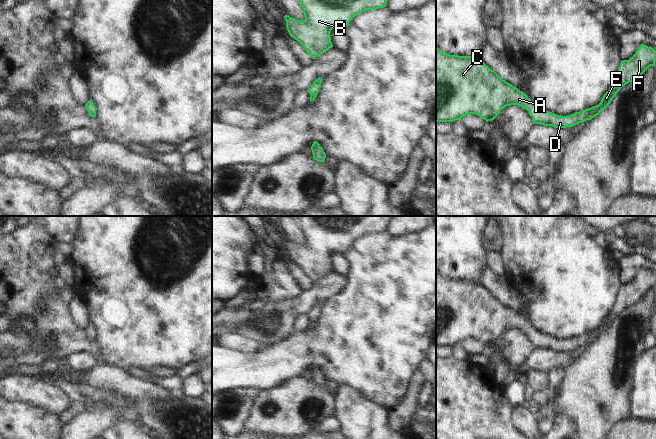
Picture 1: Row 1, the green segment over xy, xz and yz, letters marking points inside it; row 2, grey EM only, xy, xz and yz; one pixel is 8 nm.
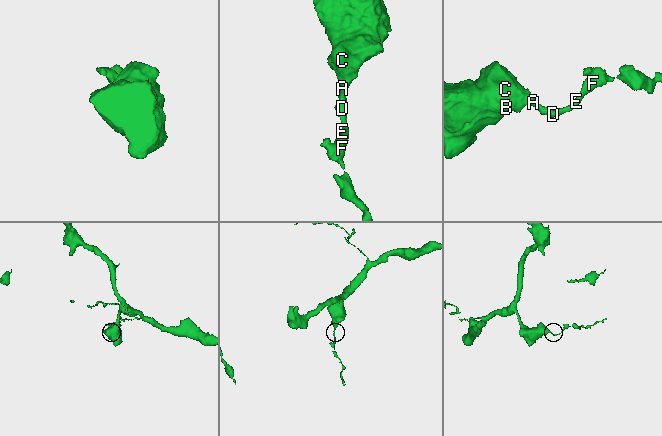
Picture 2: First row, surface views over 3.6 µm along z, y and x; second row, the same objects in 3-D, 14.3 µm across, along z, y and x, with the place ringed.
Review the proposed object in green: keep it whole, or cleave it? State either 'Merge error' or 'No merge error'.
No merge error.

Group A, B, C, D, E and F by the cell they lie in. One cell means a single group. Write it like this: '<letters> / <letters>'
A B C D E F

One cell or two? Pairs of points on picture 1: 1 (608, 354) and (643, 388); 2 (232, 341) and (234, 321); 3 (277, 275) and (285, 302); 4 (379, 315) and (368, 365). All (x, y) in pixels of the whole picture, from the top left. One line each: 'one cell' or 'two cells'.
1: two cells
2: two cells
3: one cell
4: one cell

